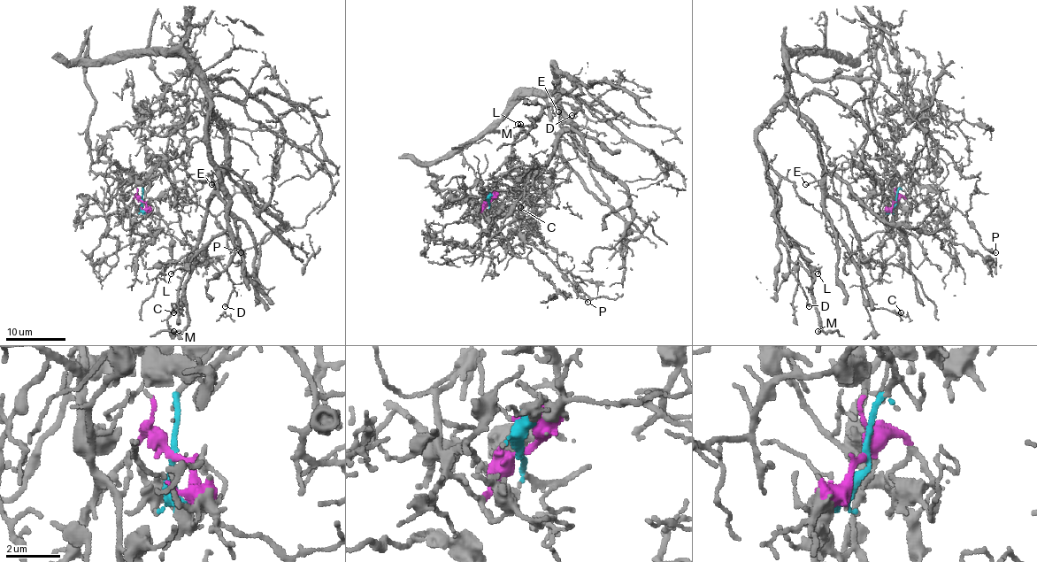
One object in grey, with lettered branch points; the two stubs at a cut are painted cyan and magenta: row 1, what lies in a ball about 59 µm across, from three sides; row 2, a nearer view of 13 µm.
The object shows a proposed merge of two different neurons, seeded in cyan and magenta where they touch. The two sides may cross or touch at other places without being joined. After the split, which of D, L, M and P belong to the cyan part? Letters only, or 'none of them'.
D, L, M

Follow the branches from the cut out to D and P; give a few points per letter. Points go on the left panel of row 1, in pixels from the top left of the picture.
D: (142, 201), (169, 138), (217, 85), (212, 78), (197, 72), (234, 244), (234, 291), (225, 306)
P: (142, 201), (134, 177), (163, 166), (172, 173), (173, 186), (206, 209), (226, 234), (226, 244), (241, 252)

